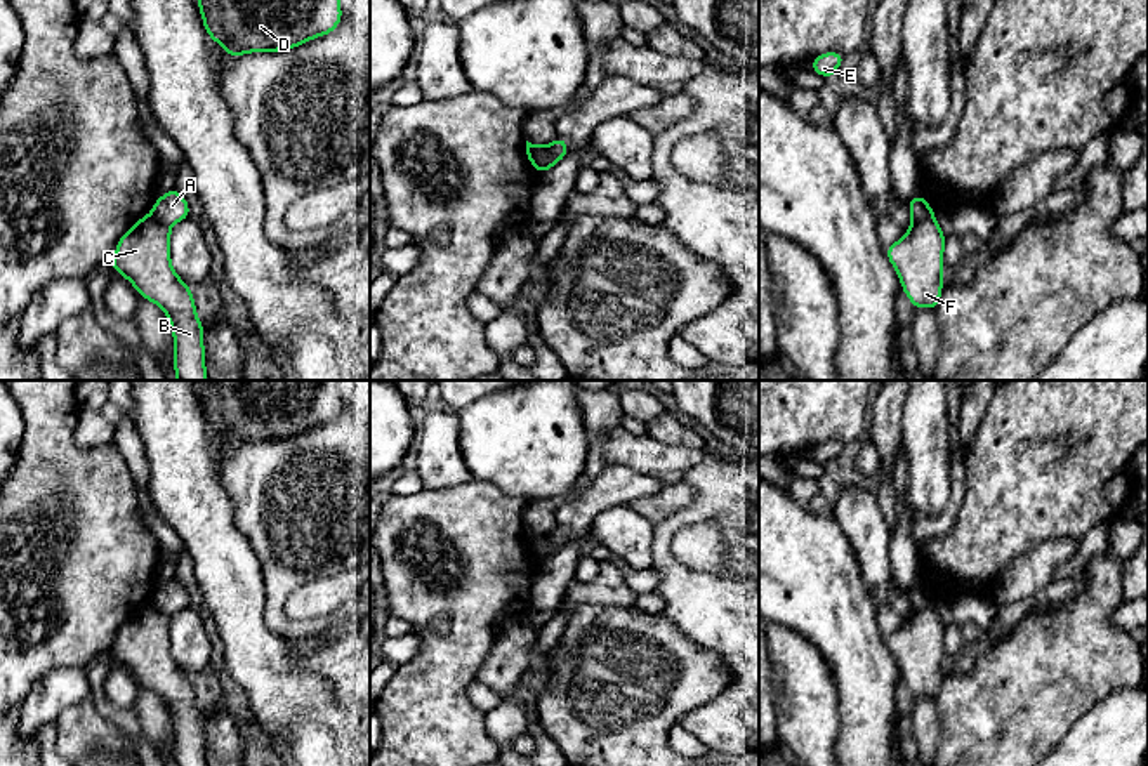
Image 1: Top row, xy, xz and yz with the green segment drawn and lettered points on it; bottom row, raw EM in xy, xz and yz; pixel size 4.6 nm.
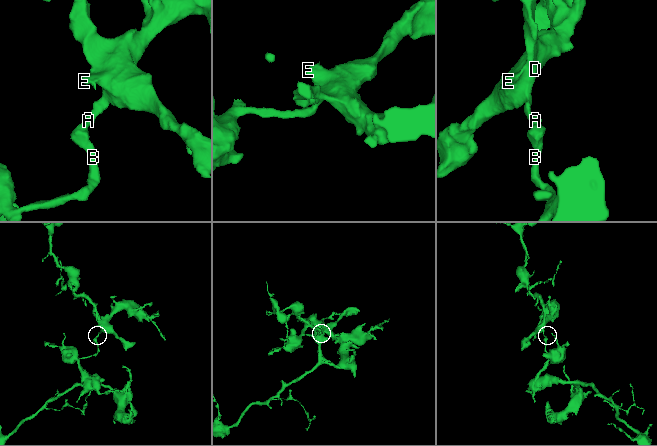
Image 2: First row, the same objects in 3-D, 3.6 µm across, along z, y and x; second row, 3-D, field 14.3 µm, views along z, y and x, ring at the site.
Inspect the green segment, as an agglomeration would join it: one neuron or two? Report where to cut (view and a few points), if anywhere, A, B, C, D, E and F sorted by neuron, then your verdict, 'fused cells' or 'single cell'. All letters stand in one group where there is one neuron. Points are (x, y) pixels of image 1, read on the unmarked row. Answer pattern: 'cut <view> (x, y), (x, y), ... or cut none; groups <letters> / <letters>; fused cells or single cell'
cut yz (933, 603), (912, 612); groups A D E / B C F; fused cells

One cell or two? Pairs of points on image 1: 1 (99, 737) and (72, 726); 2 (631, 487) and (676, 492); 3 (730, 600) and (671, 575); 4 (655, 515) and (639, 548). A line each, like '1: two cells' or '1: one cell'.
1: one cell
2: two cells
3: one cell
4: two cells

